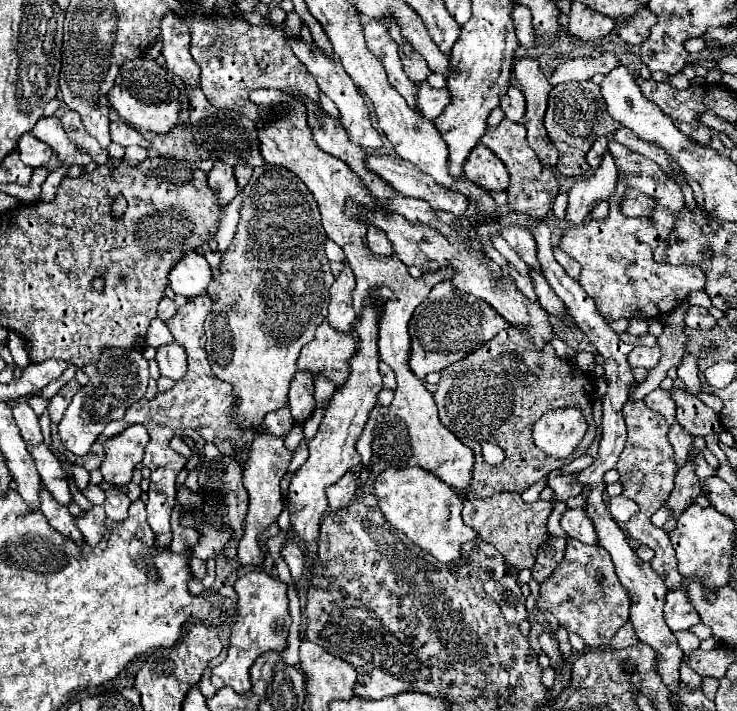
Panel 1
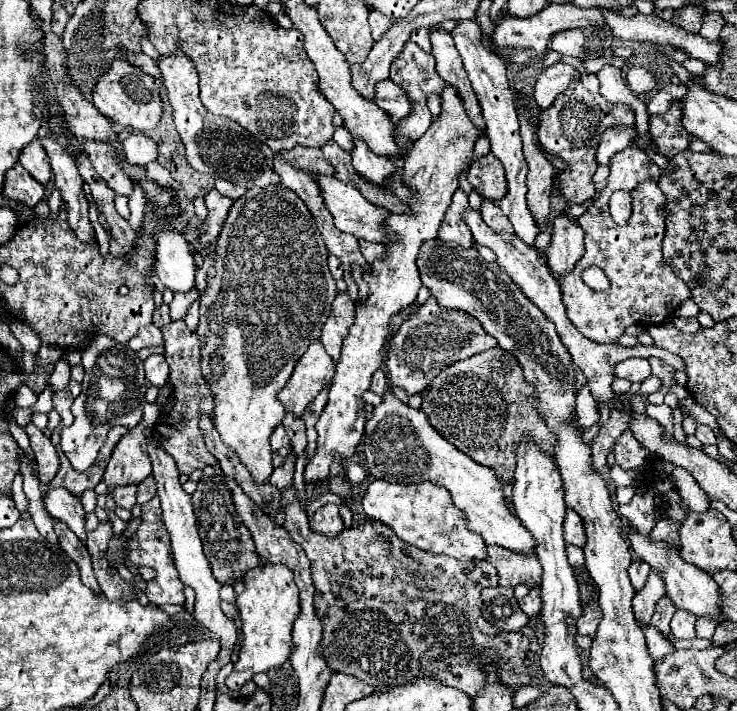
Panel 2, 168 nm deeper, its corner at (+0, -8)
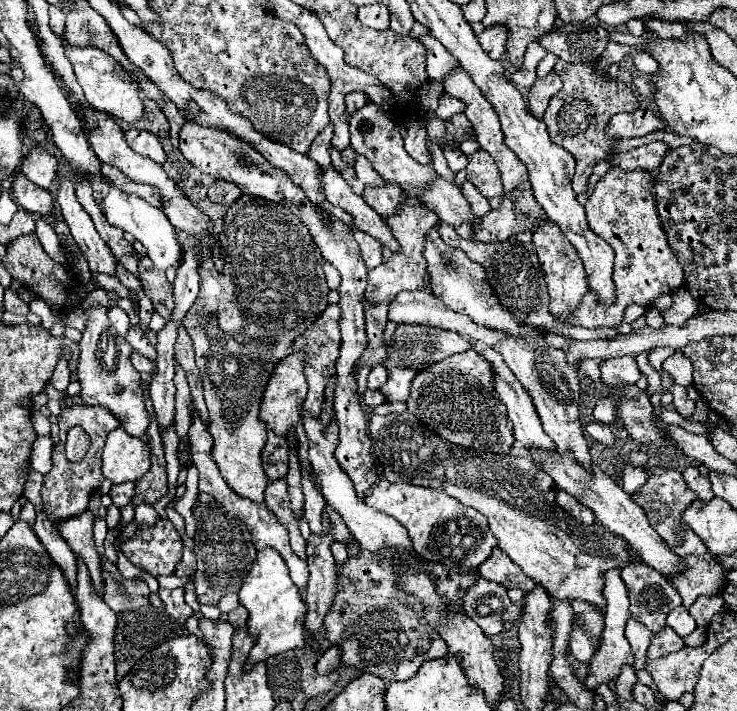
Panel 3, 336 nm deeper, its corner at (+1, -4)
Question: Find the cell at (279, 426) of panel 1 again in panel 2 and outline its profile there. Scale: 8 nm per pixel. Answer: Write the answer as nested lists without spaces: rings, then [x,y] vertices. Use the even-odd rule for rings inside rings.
[[[279,424],[273,434],[271,434],[271,450],[273,450],[273,466],[281,466],[291,450],[291,444],[289,444],[289,436],[285,432],[285,428]]]

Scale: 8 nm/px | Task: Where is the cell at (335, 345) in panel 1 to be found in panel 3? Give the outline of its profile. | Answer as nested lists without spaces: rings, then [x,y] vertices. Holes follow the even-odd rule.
[[[304,352],[290,354],[286,358],[282,358],[276,364],[276,368],[274,368],[270,380],[268,380],[268,386],[264,390],[258,418],[266,424],[268,430],[272,430],[278,436],[284,436],[284,432],[288,432],[288,428],[298,424],[298,406],[304,402],[304,396],[306,396],[306,390],[308,390],[302,366],[304,366]]]

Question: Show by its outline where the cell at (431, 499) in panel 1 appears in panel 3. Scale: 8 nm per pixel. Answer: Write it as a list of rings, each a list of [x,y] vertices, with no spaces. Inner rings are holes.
[[[380,480],[368,492],[364,502],[398,520],[412,536],[416,552],[428,562],[442,562],[442,564],[460,562],[468,568],[478,568],[490,556],[492,548],[498,544],[488,528],[486,516],[482,516],[478,510],[470,506],[460,504],[456,498],[440,490]]]

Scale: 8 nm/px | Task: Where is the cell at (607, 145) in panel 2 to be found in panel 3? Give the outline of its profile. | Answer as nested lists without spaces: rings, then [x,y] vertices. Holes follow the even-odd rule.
[[[648,108],[616,114],[608,126],[608,134],[614,138],[636,138],[636,136],[646,136],[656,130],[666,130],[666,124]]]

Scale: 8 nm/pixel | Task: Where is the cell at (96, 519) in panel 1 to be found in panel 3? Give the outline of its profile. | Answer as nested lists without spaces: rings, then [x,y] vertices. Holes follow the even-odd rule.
[[[108,560],[102,562],[104,566],[104,602],[118,614],[122,612],[136,612],[140,608],[146,608],[150,588],[144,578],[124,578],[114,564]]]

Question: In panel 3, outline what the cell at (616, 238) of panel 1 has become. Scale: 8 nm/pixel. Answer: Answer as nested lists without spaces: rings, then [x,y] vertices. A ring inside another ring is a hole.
[[[618,168],[608,170],[596,184],[592,196],[584,204],[586,210],[586,220],[592,232],[596,232],[600,238],[604,238],[616,252],[614,258],[614,284],[616,284],[616,304],[596,304],[596,296],[588,292],[584,296],[584,304],[580,304],[580,312],[576,312],[576,320],[568,320],[570,324],[584,326],[584,328],[614,328],[624,320],[624,310],[630,304],[640,304],[640,306],[652,306],[652,302],[660,294],[670,294],[676,292],[684,284],[684,270],[676,258],[676,252],[670,248],[666,234],[662,230],[656,206],[654,206],[654,196],[652,196],[652,174],[650,172],[618,172]]]

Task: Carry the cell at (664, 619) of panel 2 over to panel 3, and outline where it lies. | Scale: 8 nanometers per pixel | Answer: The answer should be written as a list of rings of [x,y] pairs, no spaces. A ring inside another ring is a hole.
[[[666,626],[666,632],[660,632],[660,636],[652,638],[652,644],[648,648],[648,658],[660,658],[660,656],[668,656],[670,652],[678,652],[684,648],[684,640],[672,632],[672,628]]]

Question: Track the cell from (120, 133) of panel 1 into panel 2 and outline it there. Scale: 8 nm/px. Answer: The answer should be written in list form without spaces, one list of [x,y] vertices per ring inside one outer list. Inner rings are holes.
[[[127,132],[127,134],[117,134],[117,140],[119,144],[123,146],[123,152],[125,152],[125,160],[129,164],[135,164],[135,166],[145,166],[153,160],[157,160],[157,146],[151,138],[147,138],[145,134],[133,134],[133,132]]]

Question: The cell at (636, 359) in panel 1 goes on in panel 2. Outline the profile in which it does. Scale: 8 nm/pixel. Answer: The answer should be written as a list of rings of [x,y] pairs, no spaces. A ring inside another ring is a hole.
[[[629,358],[629,360],[621,362],[621,364],[617,364],[615,376],[627,378],[631,382],[641,384],[645,378],[651,376],[651,366],[649,366],[649,362],[645,358]]]

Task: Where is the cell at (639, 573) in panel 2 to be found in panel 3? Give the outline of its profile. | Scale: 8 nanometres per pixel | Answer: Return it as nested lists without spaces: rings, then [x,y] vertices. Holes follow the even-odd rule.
[[[628,564],[620,578],[628,588],[630,616],[642,622],[652,634],[658,634],[666,626],[666,616],[680,606],[680,596],[664,580],[660,572],[646,564]]]

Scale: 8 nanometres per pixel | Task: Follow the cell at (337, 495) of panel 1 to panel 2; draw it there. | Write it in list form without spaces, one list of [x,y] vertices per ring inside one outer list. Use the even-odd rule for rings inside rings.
[[[325,504],[321,506],[313,520],[309,522],[311,528],[315,532],[321,532],[321,534],[327,534],[327,536],[337,536],[343,528],[343,518],[339,514],[339,506],[337,504]]]

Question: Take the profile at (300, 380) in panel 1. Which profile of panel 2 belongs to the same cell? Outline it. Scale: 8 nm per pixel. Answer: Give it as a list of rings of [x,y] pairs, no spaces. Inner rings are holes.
[[[287,412],[285,418],[283,418],[283,426],[291,438],[291,444],[293,444],[293,452],[295,456],[301,456],[301,452],[305,450],[307,446],[307,436],[305,436],[305,422],[303,418],[295,416],[293,412]]]

